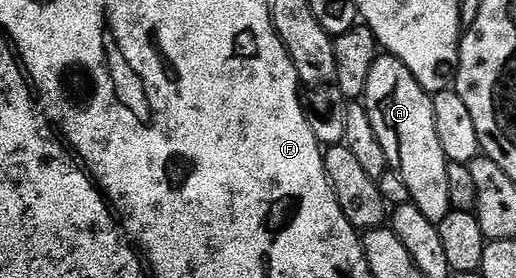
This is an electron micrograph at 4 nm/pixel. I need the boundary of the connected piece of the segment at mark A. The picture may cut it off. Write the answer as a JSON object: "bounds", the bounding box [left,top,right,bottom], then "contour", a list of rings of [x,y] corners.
{"bounds":[362,56,452,224],"contour":[[[391,56],[377,57],[374,68],[370,68],[370,80],[366,80],[366,92],[362,99],[370,124],[374,124],[374,136],[386,152],[389,167],[406,184],[411,205],[426,216],[426,220],[439,224],[446,220],[452,210],[450,191],[447,190],[446,168],[449,160],[442,152],[438,140],[438,128],[434,128],[433,95],[427,94],[418,80],[402,64],[402,60]]]}

